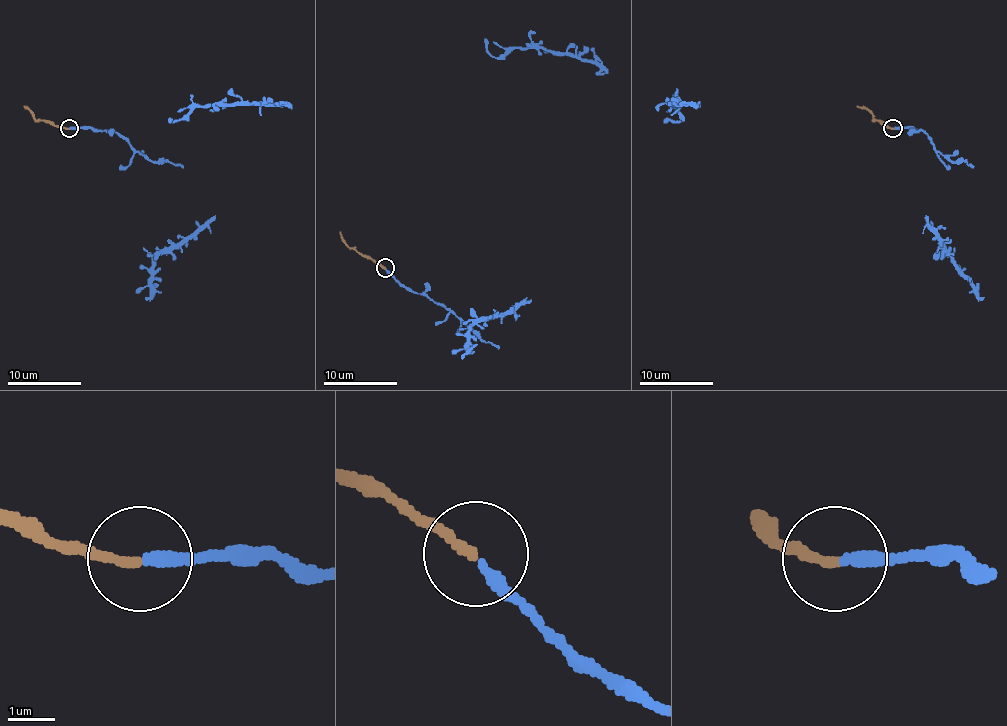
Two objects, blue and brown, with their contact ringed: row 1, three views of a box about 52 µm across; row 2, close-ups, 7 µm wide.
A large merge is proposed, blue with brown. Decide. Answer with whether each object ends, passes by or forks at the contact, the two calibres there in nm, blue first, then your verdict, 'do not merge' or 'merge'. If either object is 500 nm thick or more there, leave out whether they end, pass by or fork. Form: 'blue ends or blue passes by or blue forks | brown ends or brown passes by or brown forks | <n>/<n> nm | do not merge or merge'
blue ends | brown ends | 260/200 nm | merge

